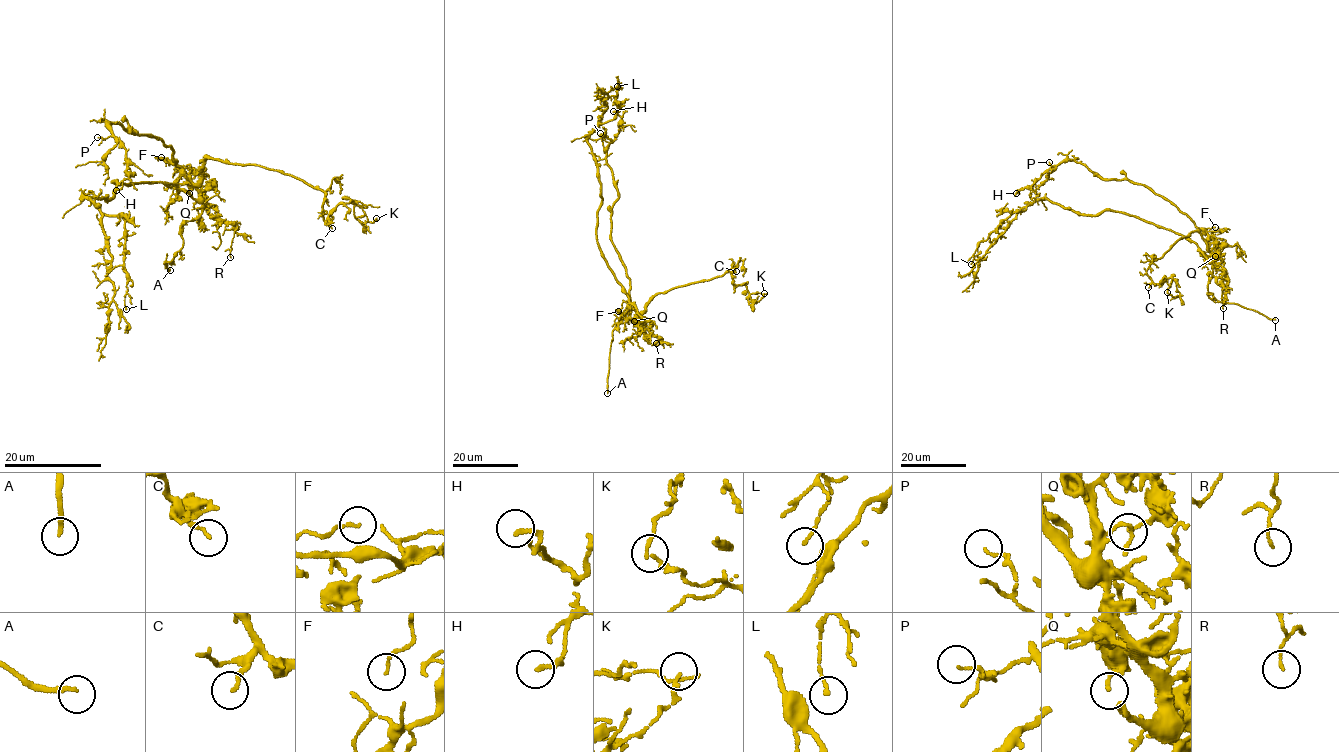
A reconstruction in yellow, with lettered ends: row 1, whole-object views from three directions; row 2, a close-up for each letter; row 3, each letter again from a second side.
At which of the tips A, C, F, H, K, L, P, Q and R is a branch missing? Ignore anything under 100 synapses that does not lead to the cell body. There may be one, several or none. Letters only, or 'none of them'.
A

